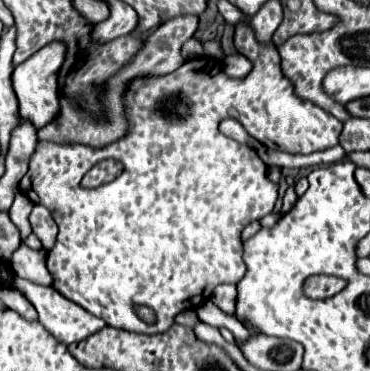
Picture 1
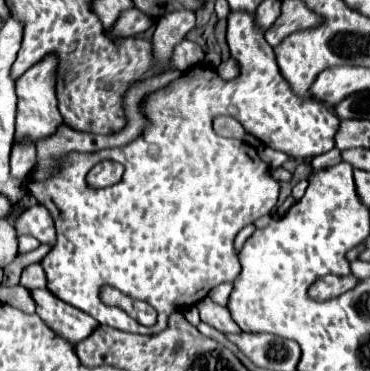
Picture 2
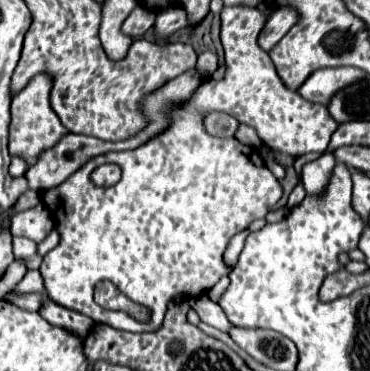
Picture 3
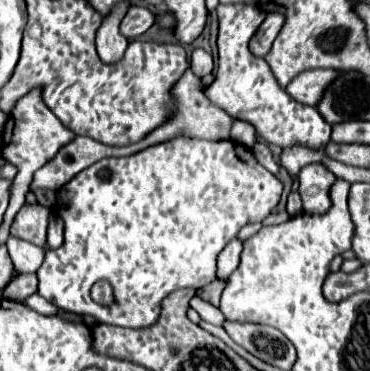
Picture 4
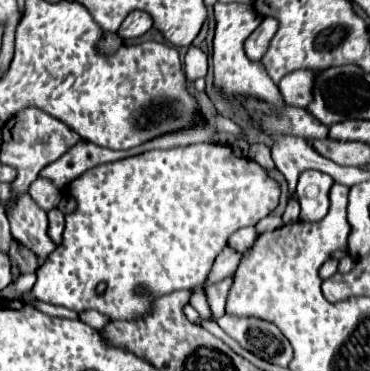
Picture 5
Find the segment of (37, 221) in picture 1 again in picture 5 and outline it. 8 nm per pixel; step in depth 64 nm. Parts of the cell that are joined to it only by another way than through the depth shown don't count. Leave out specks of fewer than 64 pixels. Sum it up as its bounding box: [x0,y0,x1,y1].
[8,196,56,264]

